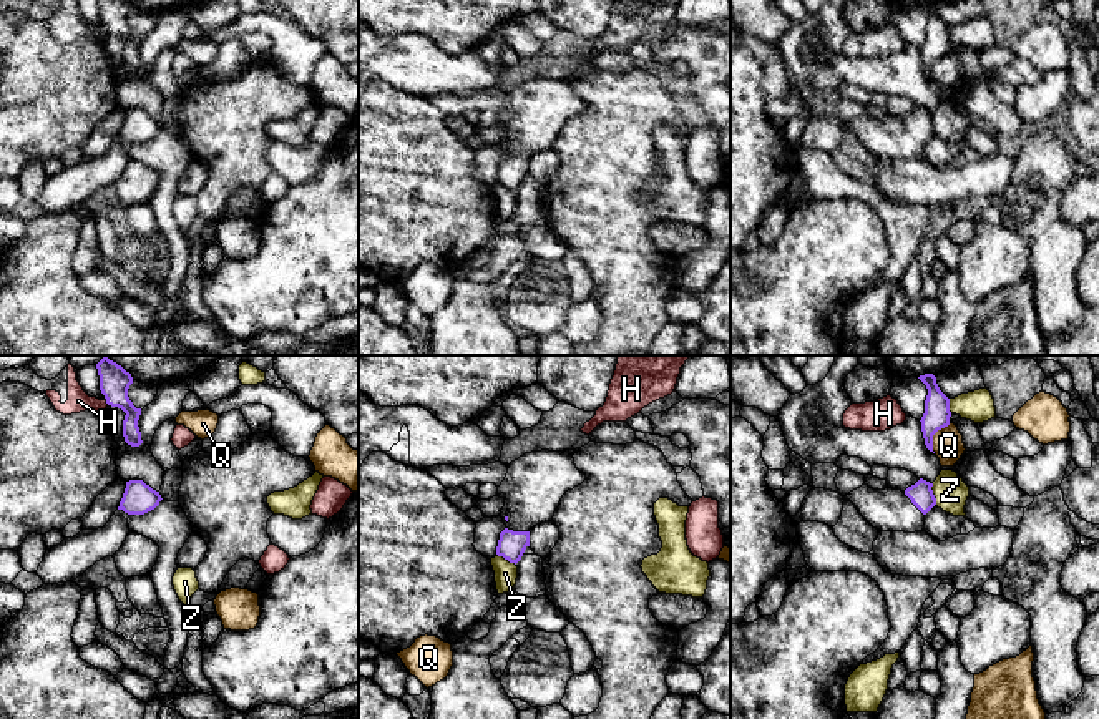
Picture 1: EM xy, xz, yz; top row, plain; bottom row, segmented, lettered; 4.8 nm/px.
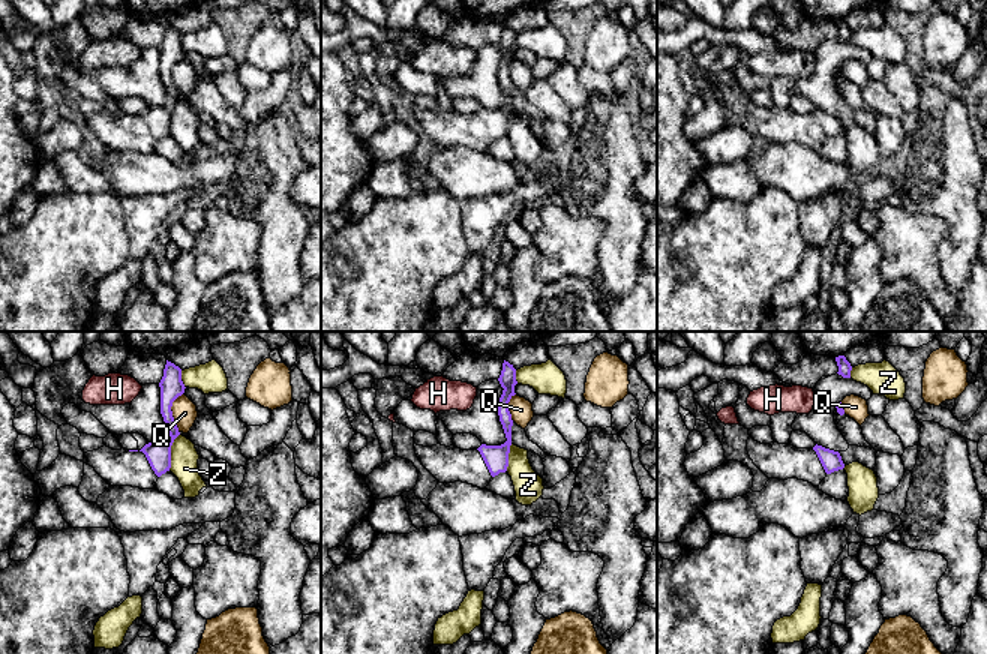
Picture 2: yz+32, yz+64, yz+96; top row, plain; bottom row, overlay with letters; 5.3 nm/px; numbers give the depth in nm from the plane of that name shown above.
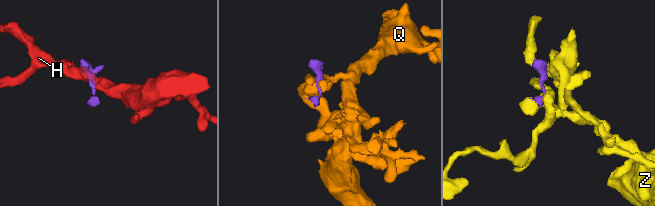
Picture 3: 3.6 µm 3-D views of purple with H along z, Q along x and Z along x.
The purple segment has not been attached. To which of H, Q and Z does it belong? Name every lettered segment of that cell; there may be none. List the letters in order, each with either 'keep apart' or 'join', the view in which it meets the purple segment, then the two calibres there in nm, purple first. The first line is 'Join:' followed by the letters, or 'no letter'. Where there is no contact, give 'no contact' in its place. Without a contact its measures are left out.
Join: no letter
H: keep apart | xy | 140/110 nm
Q: keep apart | yz | 130/150 nm
Z: keep apart | yz | 120/160 nm

